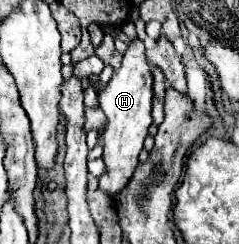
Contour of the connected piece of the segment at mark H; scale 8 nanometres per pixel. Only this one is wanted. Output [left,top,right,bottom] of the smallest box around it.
[99,22,153,196]

